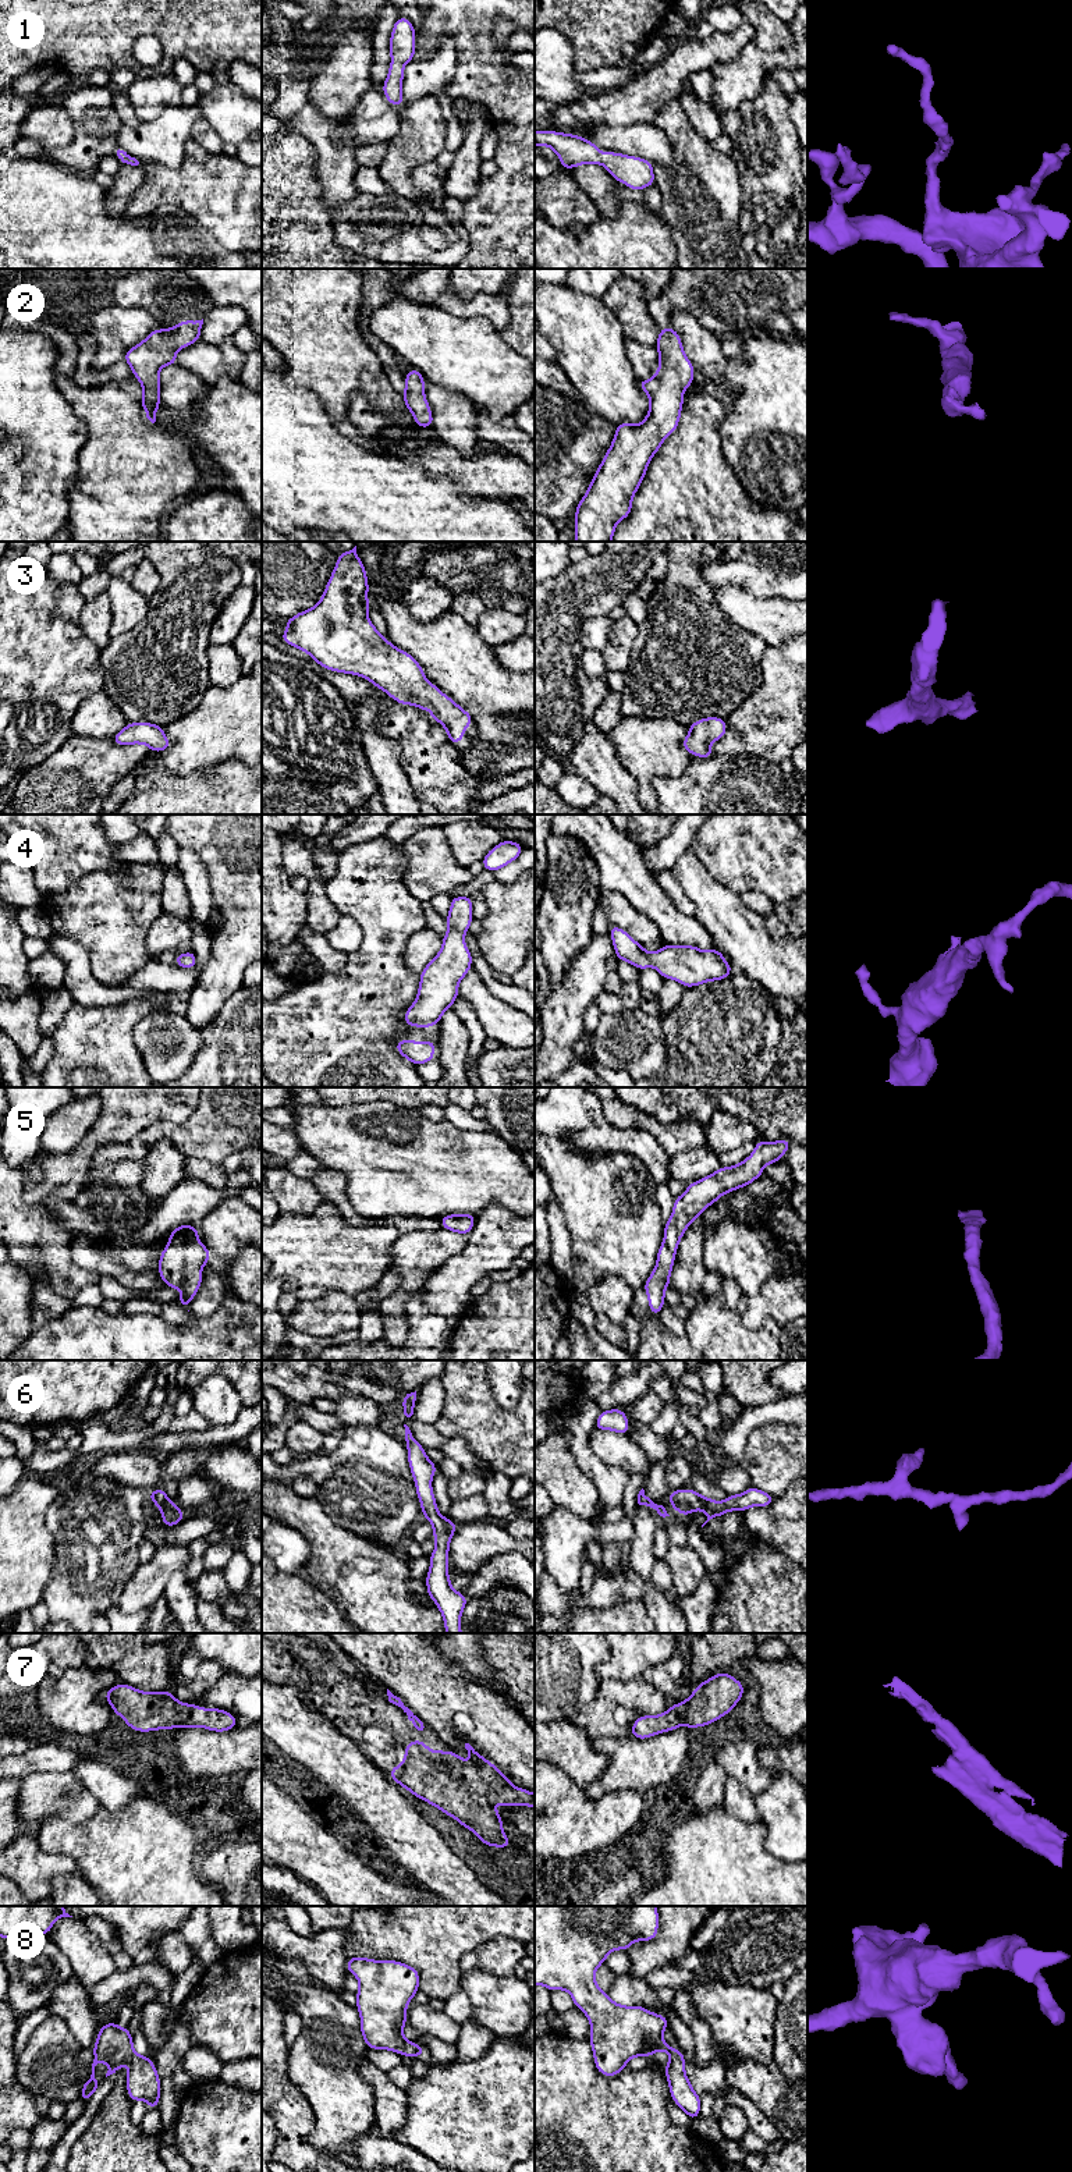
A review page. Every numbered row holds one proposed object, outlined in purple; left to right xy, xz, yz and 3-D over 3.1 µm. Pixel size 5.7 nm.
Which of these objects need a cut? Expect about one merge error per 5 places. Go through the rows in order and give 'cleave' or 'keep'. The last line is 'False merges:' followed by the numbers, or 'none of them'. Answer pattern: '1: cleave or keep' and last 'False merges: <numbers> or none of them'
1: keep
2: keep
3: keep
4: keep
5: keep
6: keep
7: keep
8: keep
False merges: none of them

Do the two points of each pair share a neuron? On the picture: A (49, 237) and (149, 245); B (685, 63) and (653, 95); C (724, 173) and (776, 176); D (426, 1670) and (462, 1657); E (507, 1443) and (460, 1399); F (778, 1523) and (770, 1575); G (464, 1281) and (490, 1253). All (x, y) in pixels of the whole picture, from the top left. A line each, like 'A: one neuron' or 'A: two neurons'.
A: one neuron
B: one neuron
C: two neurons
D: two neurons
E: one neuron
F: two neurons
G: one neuron

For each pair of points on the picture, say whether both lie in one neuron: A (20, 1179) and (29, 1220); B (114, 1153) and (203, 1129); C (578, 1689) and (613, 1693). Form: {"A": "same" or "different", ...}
{"A": "same", "B": "same", "C": "different"}

